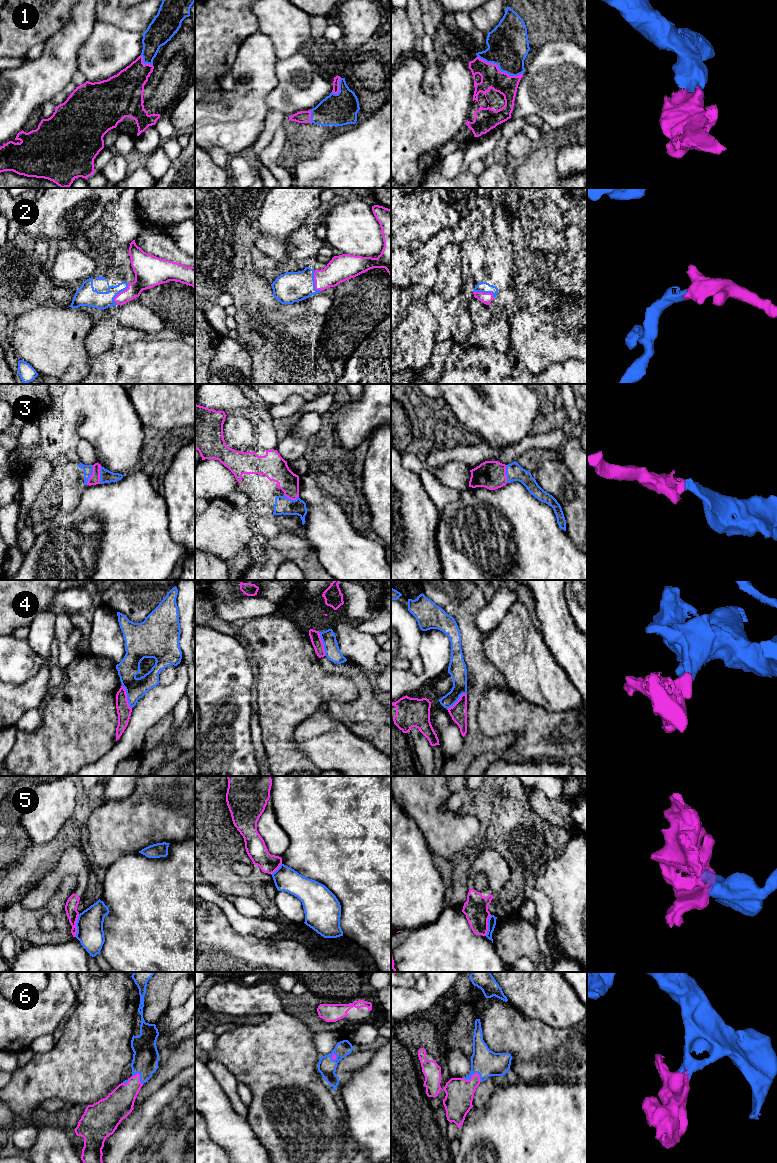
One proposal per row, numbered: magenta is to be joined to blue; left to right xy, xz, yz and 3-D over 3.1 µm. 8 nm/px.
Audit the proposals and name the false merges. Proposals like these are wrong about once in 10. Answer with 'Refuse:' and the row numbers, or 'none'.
Refuse: 4, 5

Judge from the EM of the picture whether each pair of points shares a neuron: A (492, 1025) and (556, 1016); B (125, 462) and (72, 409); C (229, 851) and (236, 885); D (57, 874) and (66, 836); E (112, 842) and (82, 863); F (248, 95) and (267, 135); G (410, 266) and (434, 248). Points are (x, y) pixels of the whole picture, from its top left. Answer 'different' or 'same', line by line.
A: different
B: same
C: same
D: different
E: different
F: different
G: same

